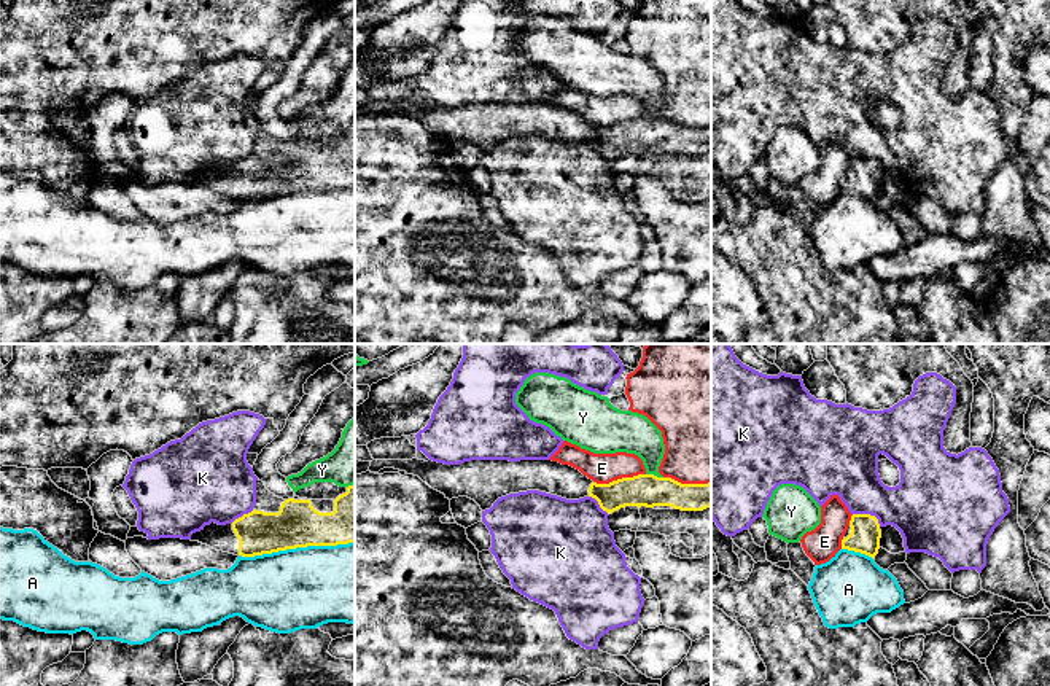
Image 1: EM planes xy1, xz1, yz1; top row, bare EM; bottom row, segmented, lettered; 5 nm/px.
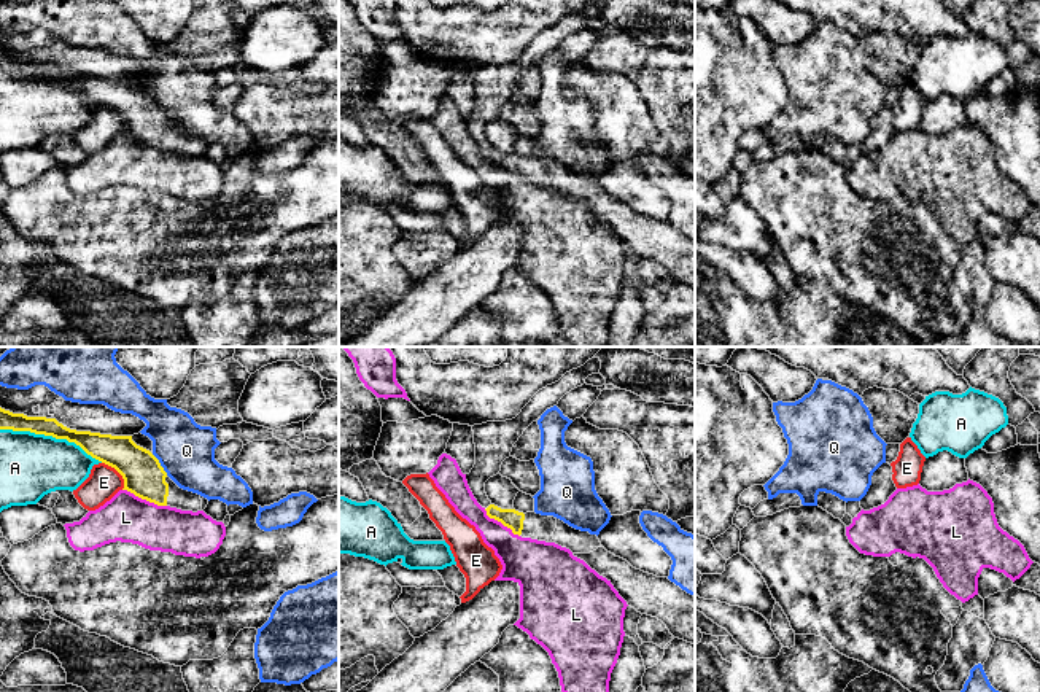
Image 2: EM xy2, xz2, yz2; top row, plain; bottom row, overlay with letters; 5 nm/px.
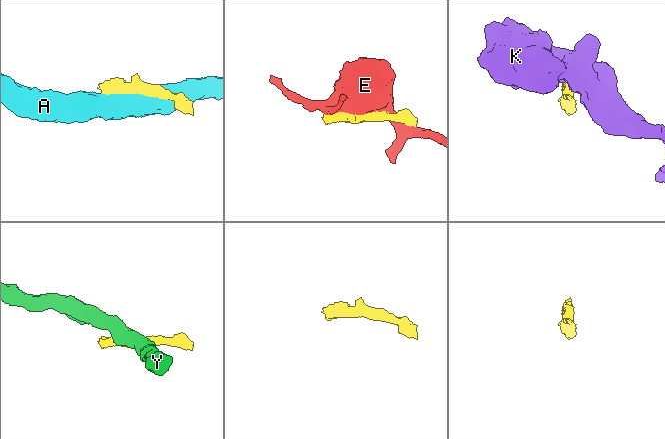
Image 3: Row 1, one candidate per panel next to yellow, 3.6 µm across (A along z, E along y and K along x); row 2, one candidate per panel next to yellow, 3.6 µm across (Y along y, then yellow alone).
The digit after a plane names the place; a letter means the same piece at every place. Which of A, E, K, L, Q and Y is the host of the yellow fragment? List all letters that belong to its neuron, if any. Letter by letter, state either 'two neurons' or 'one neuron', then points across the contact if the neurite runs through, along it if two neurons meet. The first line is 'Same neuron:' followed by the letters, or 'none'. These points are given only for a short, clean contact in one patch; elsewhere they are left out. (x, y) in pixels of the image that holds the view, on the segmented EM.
Same neuron: none
A: two neurons
E: two neurons
K: two neurons; border yz1 (853, 513), (869, 513), (880, 526)
L: two neurons; border xy2 (123, 489), (166, 506)
Q: two neurons
Y: two neurons; border xz1 (646, 473), (662, 478)

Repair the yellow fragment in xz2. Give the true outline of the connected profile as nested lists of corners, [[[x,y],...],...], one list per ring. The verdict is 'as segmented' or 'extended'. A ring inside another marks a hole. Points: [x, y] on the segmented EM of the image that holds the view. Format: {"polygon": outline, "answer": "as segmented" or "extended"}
{"polygon": [[[495,504],[485,511],[514,535],[569,549],[574,557],[606,577],[628,606],[662,620],[674,638],[695,644],[695,597],[668,577],[633,568],[627,560],[607,552],[596,535],[576,530],[553,515],[523,514]]], "answer": "extended"}

